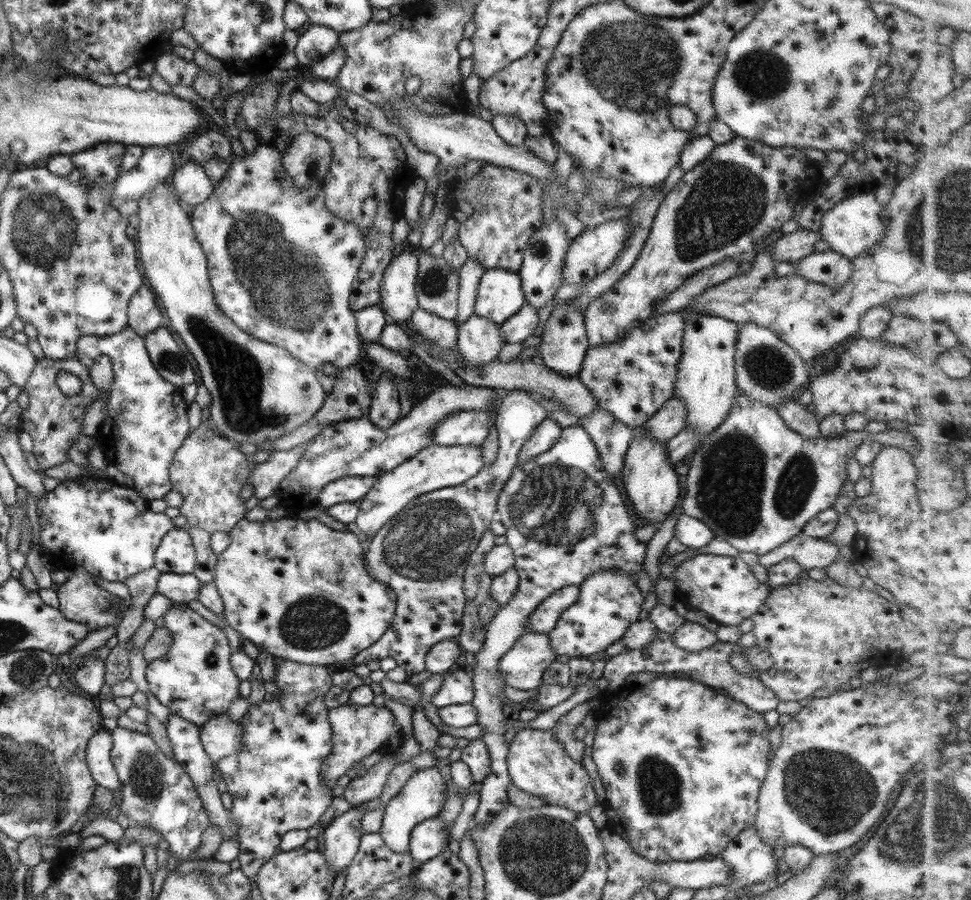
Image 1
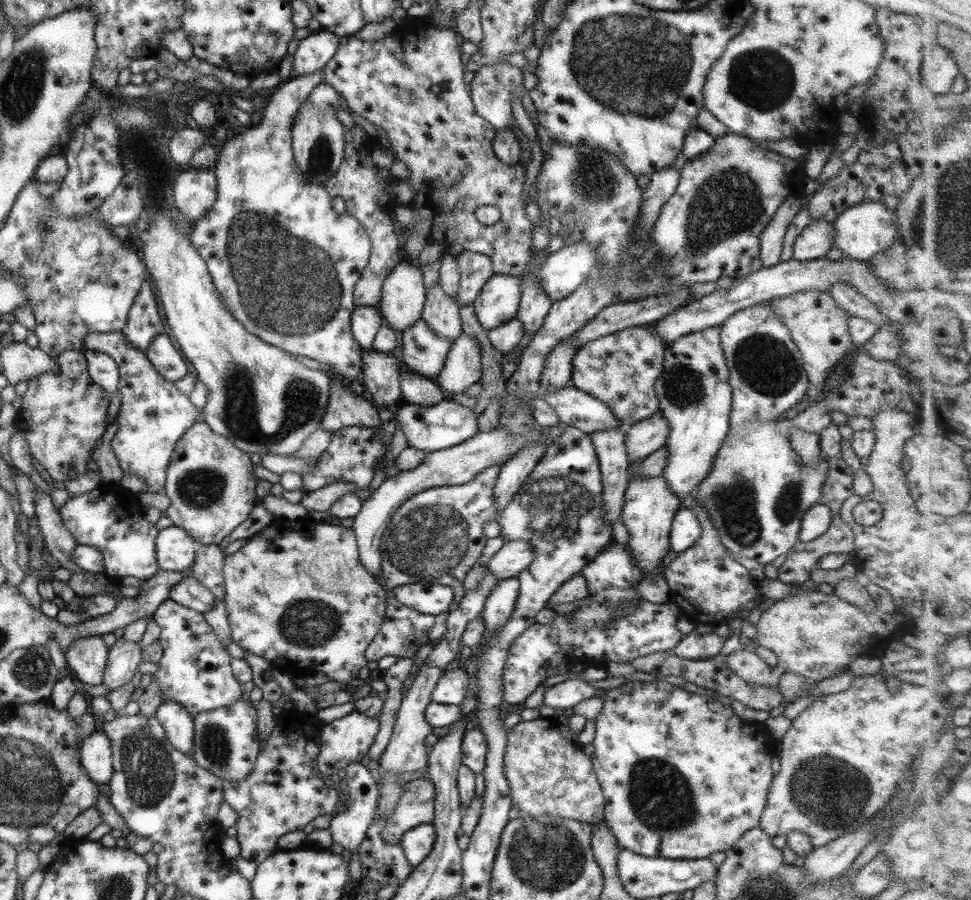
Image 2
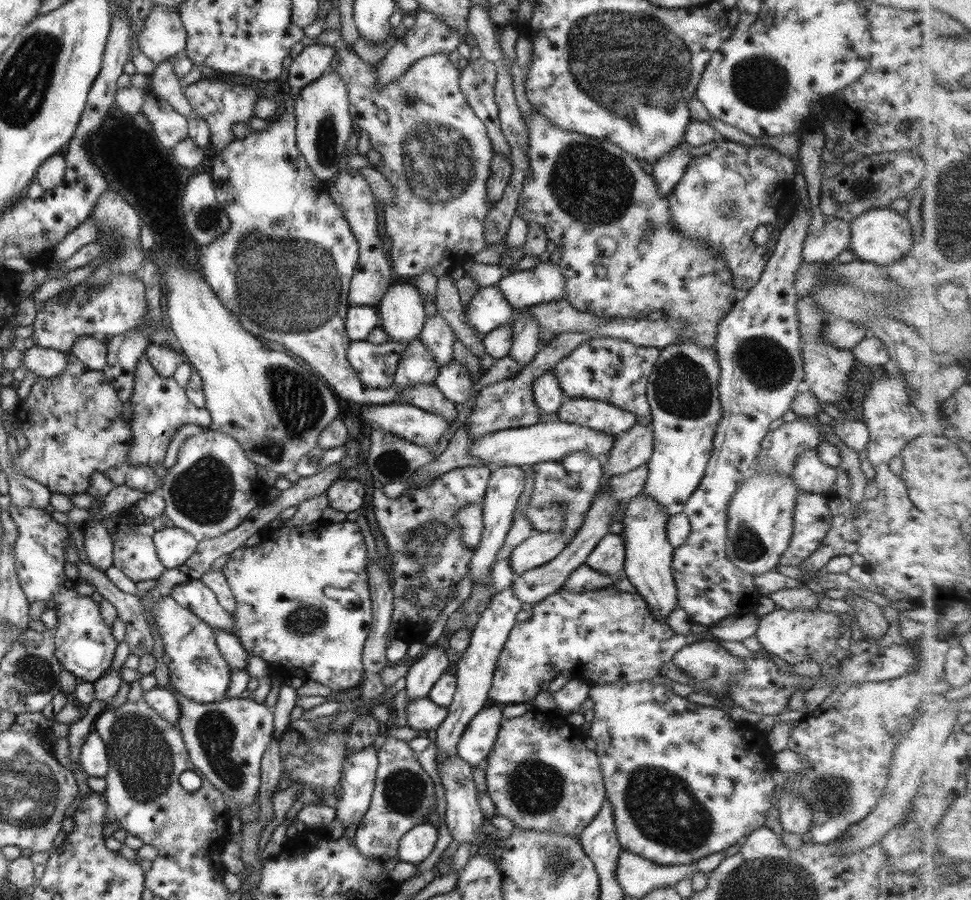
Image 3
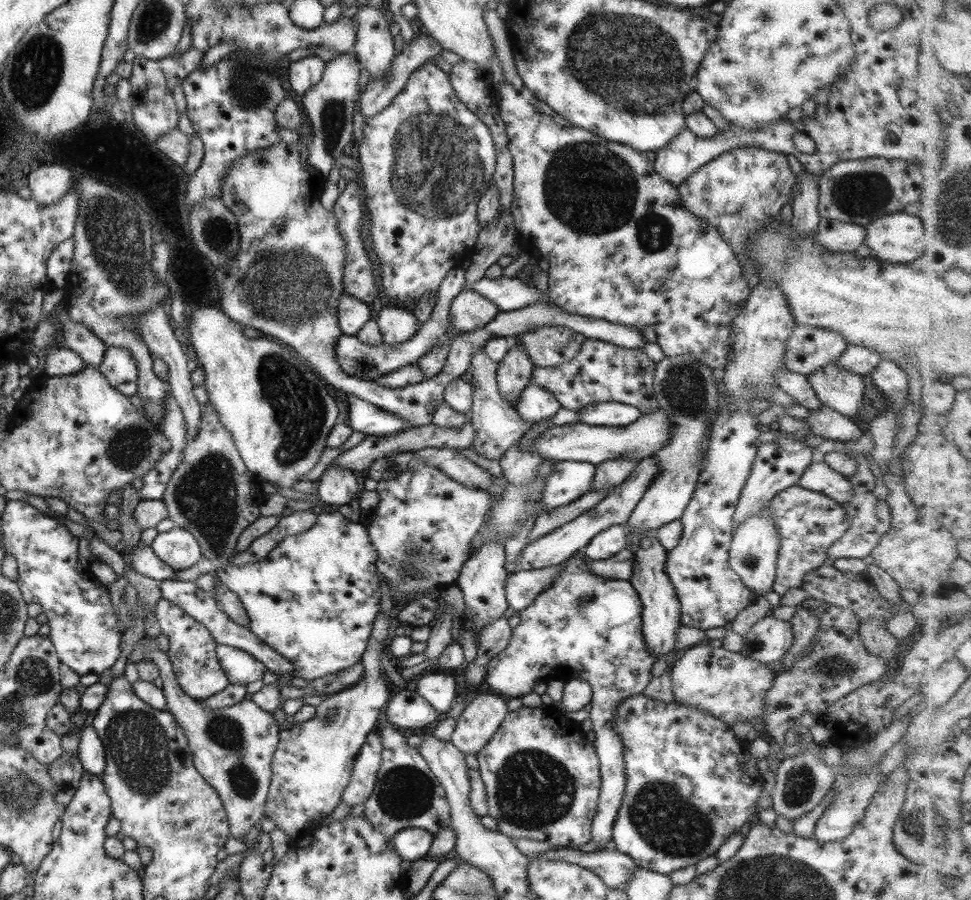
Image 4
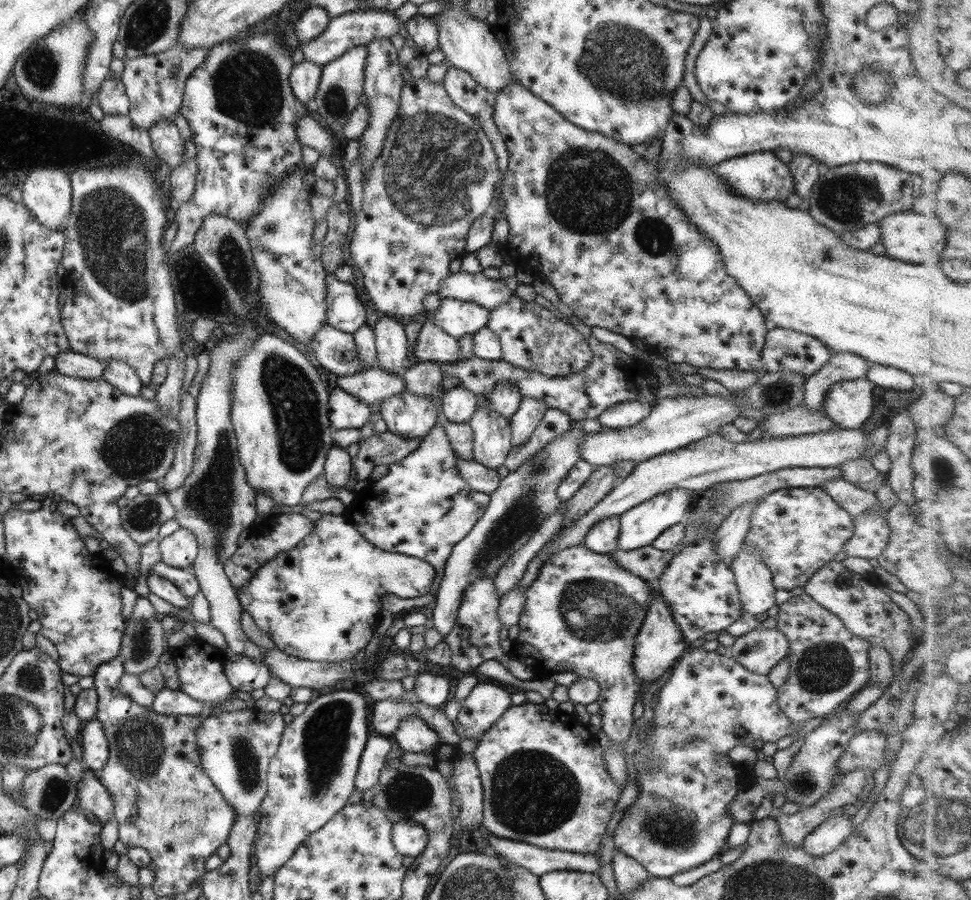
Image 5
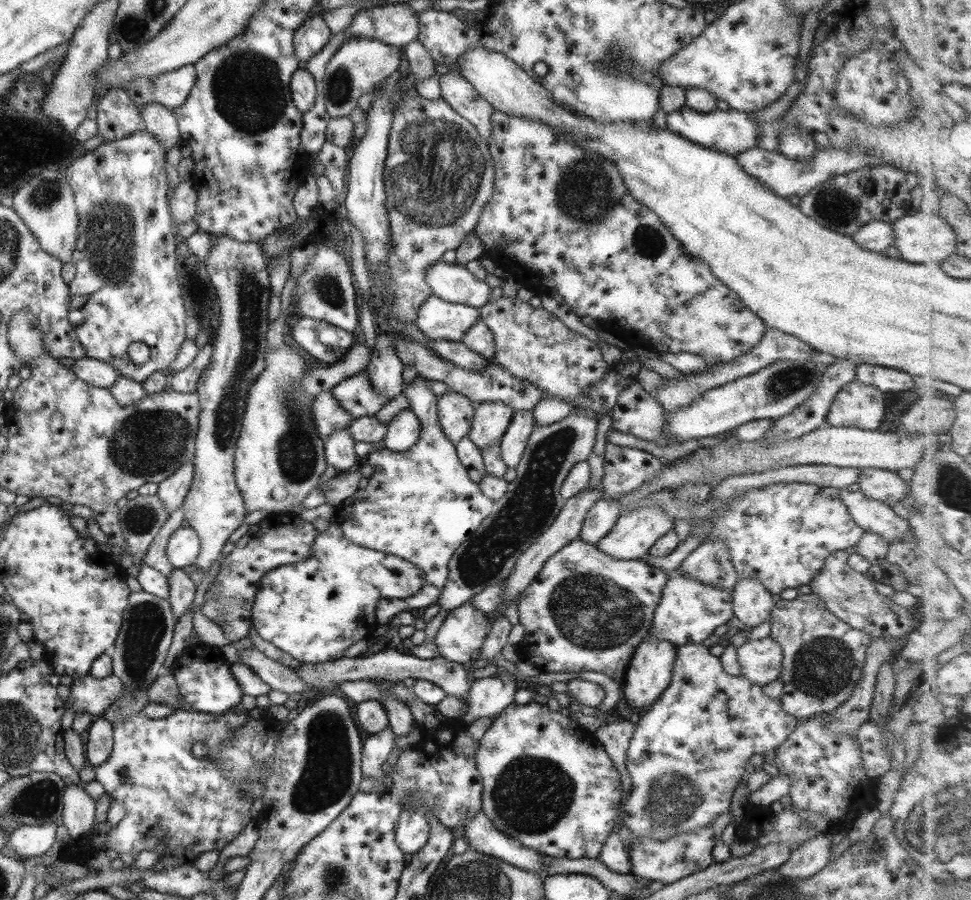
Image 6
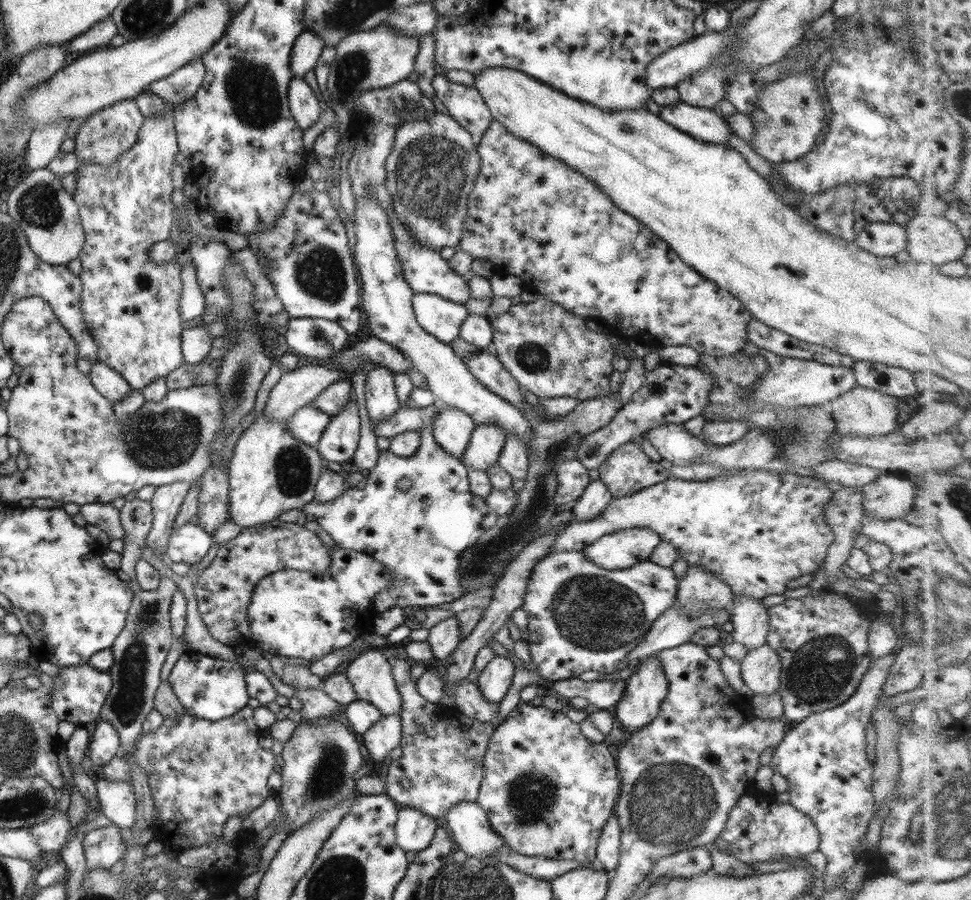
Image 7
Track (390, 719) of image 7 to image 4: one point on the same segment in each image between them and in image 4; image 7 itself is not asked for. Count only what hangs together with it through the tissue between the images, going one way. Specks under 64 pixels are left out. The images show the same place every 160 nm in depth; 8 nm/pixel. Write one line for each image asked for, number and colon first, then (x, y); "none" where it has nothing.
4: (367, 762)
5: (373, 759)
6: (375, 749)

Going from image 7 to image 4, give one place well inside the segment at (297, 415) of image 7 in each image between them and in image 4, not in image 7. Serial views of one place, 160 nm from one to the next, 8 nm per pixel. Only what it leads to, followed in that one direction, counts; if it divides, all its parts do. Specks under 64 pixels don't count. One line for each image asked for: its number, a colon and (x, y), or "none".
4: (363, 417)
5: (344, 411)
6: (326, 415)

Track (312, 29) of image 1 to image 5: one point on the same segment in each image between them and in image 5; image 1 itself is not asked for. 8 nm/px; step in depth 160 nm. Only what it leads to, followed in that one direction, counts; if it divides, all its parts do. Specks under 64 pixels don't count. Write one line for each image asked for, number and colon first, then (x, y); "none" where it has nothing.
2: (313, 51)
3: (312, 61)
4: (304, 73)
5: (303, 80)

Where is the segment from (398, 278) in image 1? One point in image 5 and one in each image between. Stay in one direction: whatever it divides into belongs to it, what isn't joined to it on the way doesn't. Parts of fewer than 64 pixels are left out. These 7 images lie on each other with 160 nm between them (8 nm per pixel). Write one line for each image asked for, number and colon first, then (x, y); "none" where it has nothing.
2: (402, 298)
3: (400, 313)
4: (396, 324)
5: (390, 343)

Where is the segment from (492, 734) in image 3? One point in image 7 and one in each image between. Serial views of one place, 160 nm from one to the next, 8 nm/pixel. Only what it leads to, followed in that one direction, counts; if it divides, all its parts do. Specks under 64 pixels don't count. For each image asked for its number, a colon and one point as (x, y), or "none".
4: (480, 718)
5: (486, 703)
6: (487, 697)
7: (493, 682)

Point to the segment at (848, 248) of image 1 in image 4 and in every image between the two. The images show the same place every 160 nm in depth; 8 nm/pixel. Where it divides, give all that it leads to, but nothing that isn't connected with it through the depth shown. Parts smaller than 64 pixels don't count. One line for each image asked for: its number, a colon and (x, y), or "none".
2: (862, 231)
3: (881, 236)
4: (898, 238)

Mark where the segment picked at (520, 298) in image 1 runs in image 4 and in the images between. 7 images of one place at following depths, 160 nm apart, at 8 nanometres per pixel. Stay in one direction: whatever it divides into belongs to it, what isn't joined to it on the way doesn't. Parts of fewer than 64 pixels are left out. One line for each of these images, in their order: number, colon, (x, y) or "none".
2: (497, 301)
3: (486, 310)
4: (468, 311)

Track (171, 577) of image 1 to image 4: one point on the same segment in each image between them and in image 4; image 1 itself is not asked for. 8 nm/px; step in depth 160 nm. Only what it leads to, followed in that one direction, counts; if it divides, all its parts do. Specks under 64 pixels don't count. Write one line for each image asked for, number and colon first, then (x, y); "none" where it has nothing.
2: (188, 592)
3: (193, 595)
4: (200, 605)

